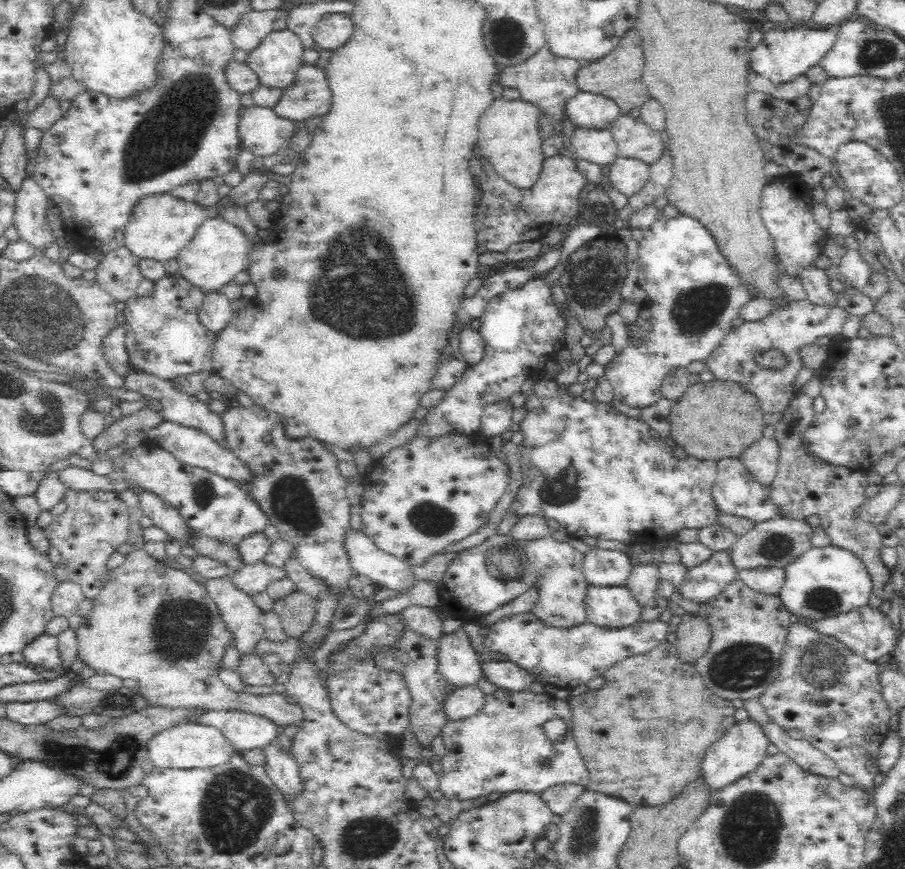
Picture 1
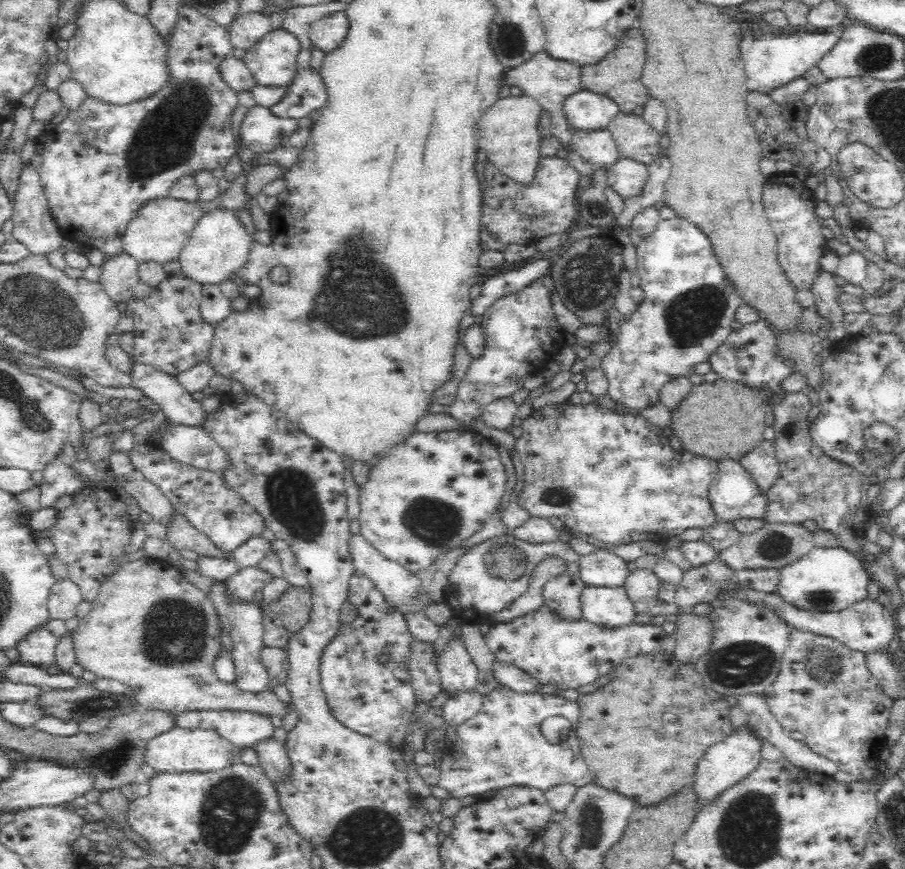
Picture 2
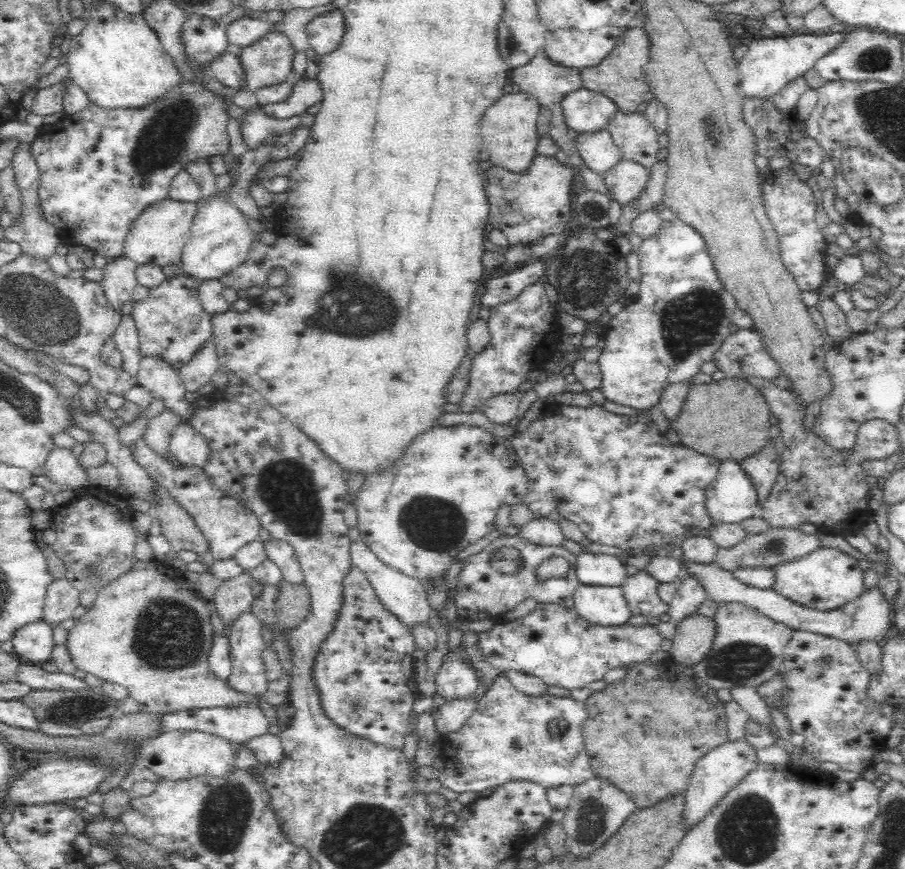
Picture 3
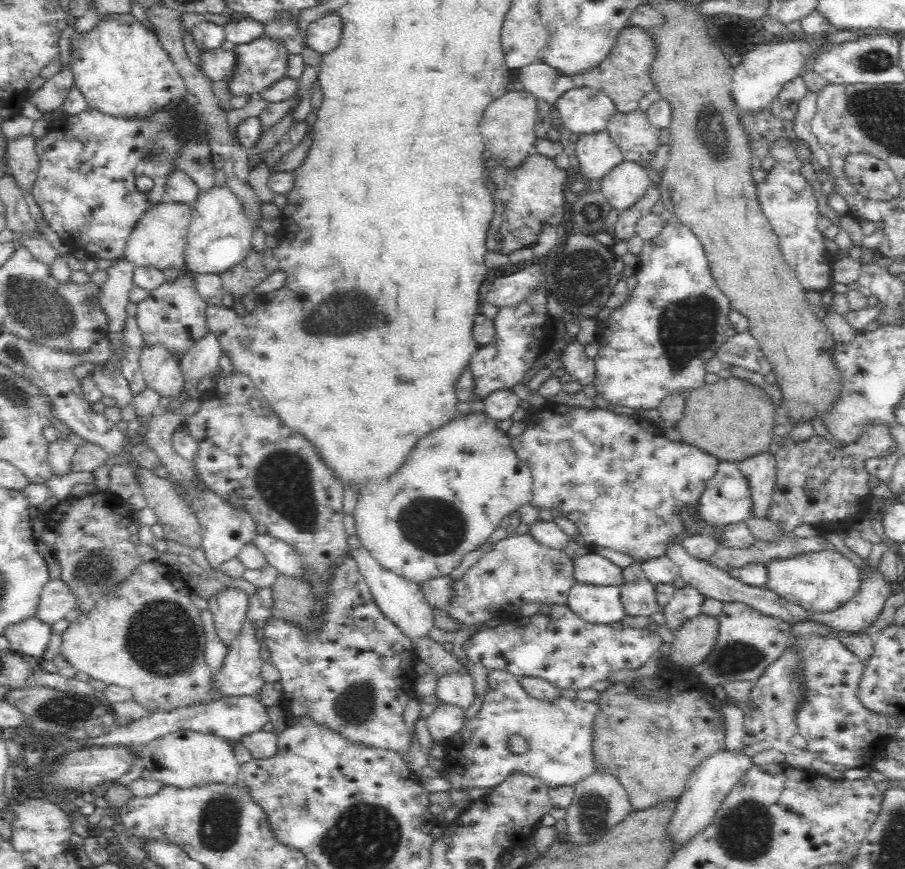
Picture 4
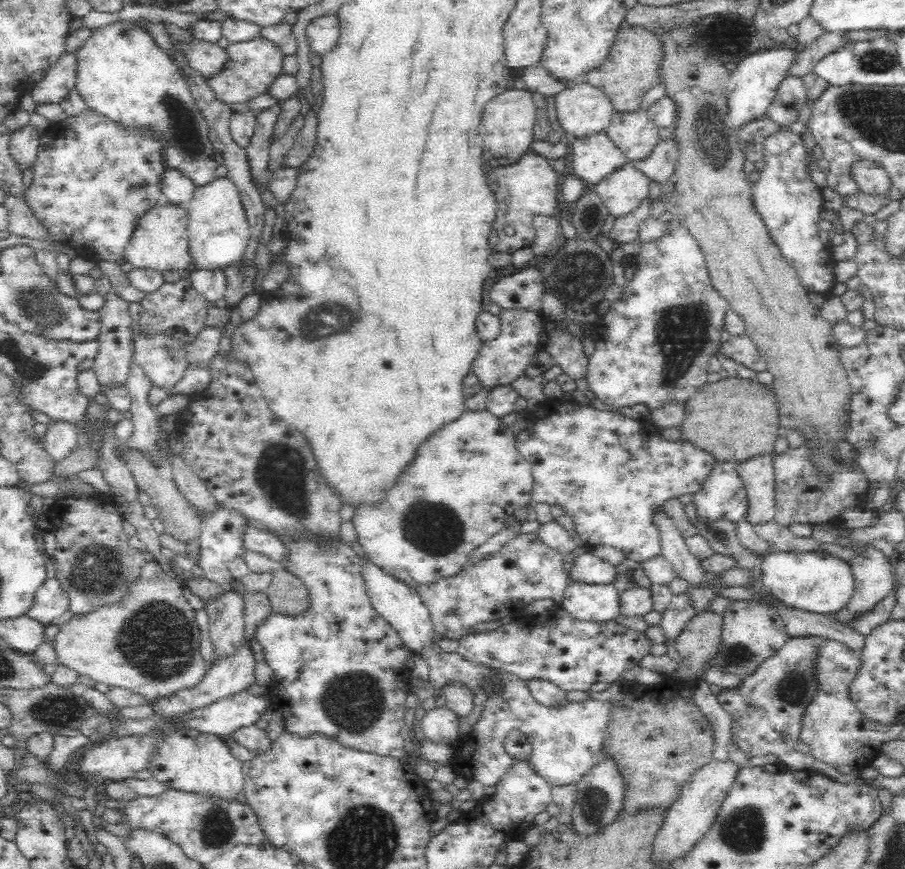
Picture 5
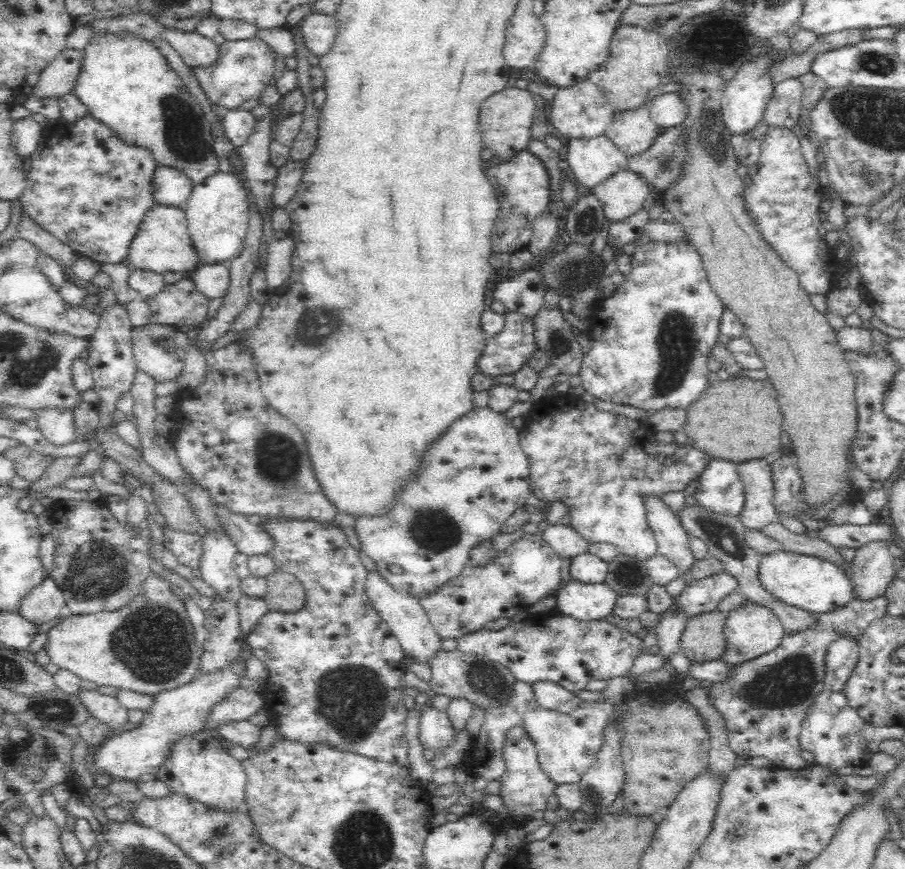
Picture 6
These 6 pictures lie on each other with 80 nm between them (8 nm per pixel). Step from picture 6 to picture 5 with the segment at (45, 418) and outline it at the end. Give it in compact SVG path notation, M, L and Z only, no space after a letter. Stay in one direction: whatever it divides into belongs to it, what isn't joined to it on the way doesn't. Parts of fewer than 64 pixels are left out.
M53 421L47 424L42 441L45 452L55 464L60 464L79 445L77 443L78 434L79 431L70 423Z

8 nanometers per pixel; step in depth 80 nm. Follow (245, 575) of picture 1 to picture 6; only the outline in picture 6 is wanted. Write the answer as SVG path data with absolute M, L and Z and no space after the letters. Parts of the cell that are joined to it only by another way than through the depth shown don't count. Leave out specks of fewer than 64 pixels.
M215 598L205 612L205 625L207 639L200 658L200 673L227 665L245 652L246 647L246 635L240 629L238 603L234 599Z

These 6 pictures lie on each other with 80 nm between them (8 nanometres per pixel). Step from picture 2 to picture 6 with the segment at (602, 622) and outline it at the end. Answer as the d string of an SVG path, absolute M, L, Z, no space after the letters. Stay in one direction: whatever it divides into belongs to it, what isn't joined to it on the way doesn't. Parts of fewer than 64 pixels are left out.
M571 578L556 594L556 602L566 616L582 621L601 621L613 614L618 597L605 582L584 584Z

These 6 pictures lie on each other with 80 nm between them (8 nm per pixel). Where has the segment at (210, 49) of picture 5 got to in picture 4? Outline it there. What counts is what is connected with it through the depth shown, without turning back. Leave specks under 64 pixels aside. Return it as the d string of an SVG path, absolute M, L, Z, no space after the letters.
M221 48L212 52L200 52L203 73L217 84L230 82L234 78L238 62L233 50L226 51Z

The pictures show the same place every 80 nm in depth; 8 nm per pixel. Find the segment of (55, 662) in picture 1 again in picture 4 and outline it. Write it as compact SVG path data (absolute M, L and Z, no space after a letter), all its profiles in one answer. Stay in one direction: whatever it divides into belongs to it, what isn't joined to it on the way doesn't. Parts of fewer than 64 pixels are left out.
M36 617L6 628L4 636L9 641L9 649L36 664L41 663L50 644L50 625Z

